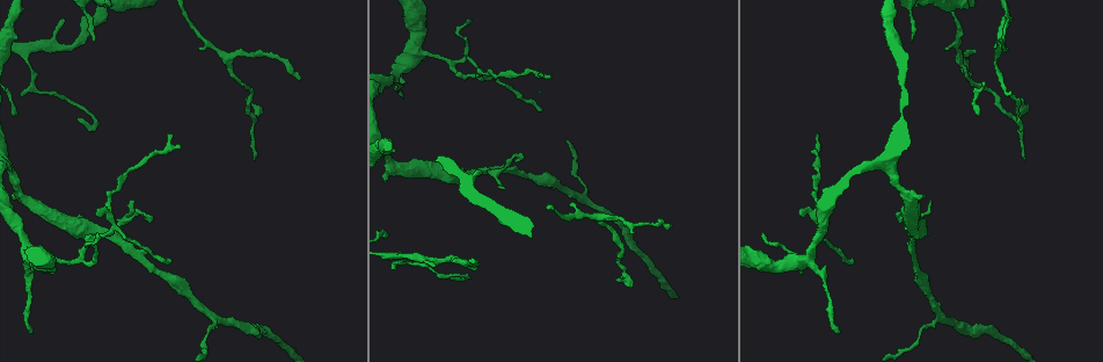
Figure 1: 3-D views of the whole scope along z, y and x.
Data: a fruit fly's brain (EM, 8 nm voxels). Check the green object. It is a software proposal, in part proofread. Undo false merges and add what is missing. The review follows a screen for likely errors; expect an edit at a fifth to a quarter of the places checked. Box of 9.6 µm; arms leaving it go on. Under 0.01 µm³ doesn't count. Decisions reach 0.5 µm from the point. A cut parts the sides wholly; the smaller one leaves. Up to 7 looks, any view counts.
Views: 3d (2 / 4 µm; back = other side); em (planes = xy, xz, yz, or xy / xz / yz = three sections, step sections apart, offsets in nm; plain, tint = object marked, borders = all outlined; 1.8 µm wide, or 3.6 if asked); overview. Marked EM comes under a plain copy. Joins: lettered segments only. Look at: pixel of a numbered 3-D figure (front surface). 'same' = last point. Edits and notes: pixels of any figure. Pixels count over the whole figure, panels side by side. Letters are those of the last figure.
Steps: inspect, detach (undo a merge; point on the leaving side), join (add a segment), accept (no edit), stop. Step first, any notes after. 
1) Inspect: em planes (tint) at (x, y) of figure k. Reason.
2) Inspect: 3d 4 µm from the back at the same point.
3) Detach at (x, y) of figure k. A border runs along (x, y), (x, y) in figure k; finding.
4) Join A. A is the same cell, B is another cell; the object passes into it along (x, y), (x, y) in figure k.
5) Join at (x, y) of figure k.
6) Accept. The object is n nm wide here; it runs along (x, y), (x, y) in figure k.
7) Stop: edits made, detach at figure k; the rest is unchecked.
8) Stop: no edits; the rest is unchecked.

Inspect: 3d 4 µm at (1024, 158) of figure 1. Free end.

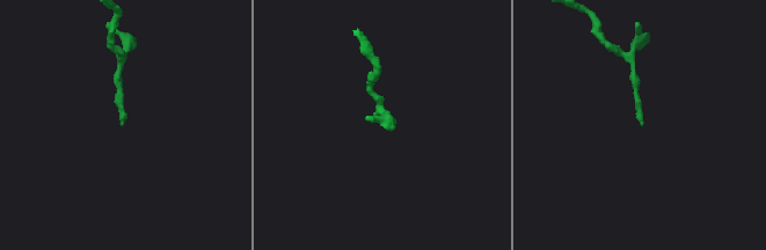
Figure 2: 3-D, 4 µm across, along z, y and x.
Inspect: em 3.6 µm xy step 16 (tint) at (640, 122) of figure 2. Now the EM.

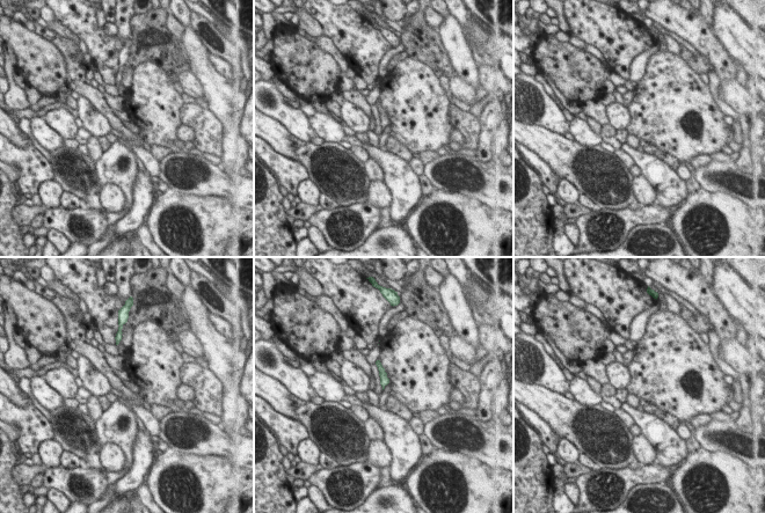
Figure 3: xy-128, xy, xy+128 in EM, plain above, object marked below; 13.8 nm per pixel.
Inspect: em 3.6 µm planes (borders) at the same point. Cut it another way.

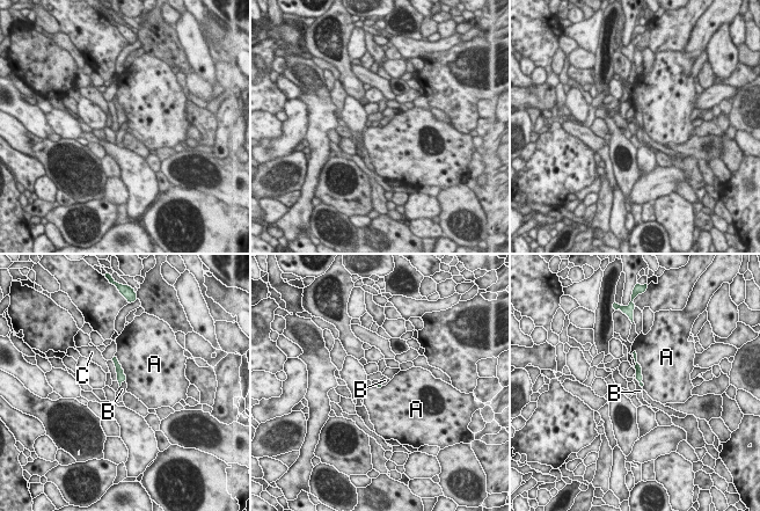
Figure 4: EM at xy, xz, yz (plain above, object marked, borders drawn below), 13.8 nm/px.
Accept. A, B and C are other cells; no lettered segment goes on from it.

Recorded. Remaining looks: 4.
Inspect: em 3.6 µm planes (borders) at (669, 227) of figure 1.

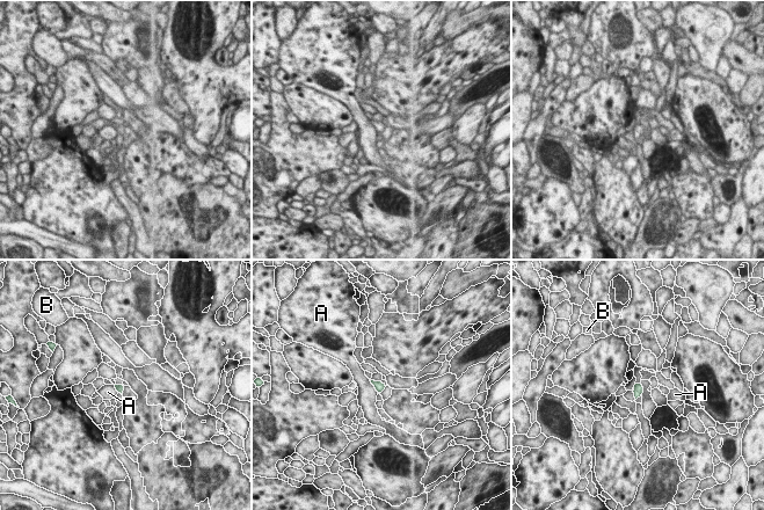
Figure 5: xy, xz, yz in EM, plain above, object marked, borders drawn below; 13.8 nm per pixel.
Accept. A and B are other cells; a border runs along (369, 379), (378, 392) in figure 5; no lettered segment goes on from it.

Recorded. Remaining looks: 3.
Inspect: em xy step 4 (borders) at (599, 214) of figure 1. Three arms meet.

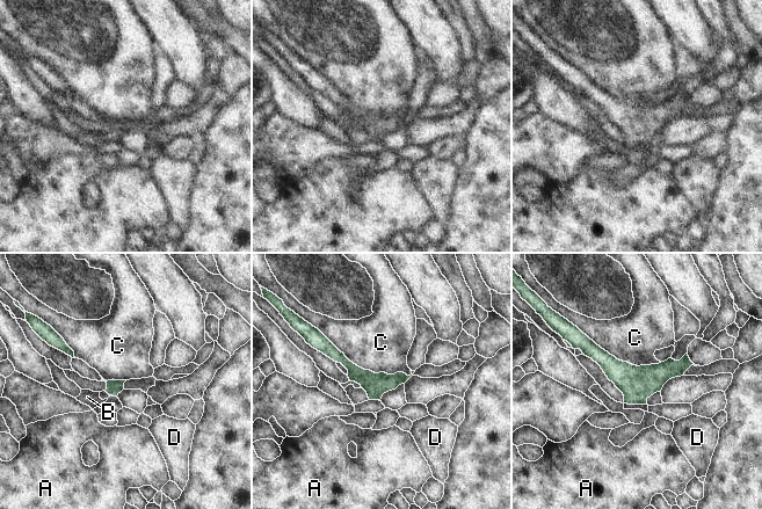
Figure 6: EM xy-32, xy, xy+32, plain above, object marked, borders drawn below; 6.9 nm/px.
Accept. A, B, C and D are other cells; a border runs along (320, 331), (364, 369), (412, 373) in figure 6; one neuron here.

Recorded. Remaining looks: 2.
Stop: no edits; the rest is unchecked.

